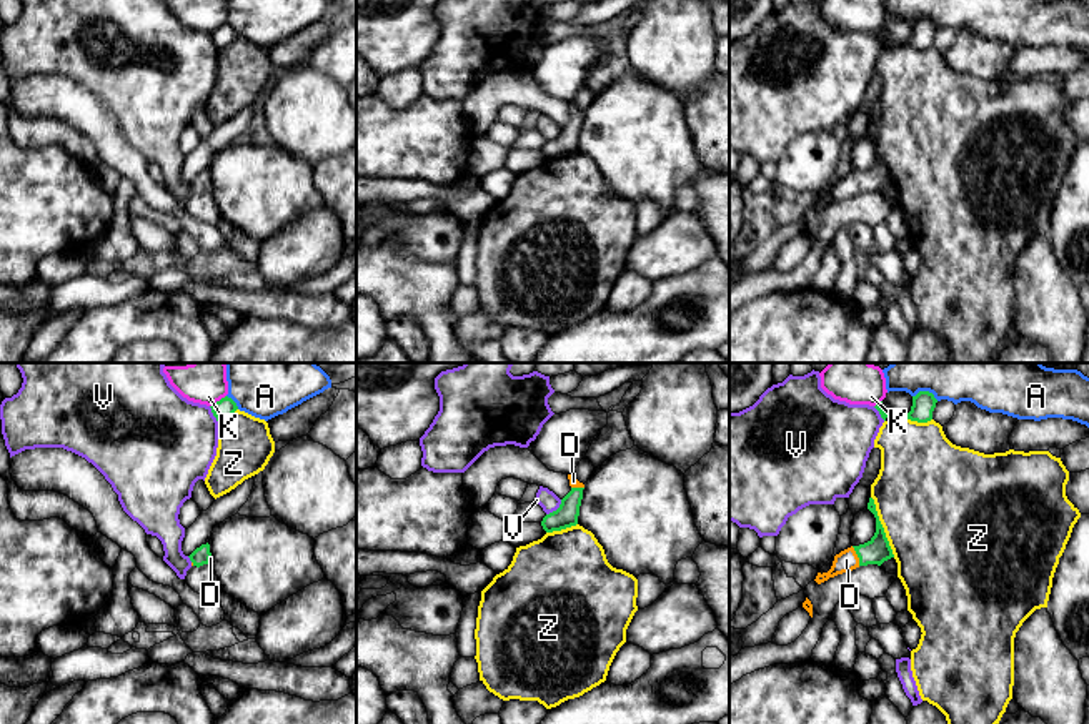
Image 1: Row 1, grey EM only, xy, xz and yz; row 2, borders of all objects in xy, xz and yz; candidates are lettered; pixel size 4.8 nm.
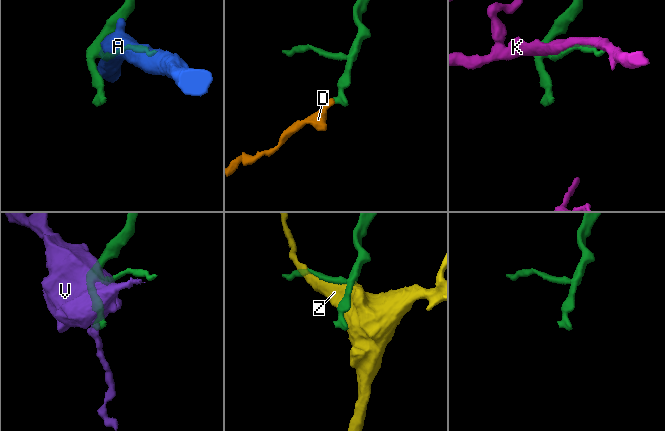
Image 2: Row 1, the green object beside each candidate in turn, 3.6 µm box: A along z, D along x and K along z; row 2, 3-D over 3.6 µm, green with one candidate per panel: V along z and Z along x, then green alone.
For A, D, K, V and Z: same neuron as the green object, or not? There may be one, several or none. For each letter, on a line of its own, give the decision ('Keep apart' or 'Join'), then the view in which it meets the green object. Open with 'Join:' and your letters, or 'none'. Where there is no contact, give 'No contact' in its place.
Join: D
A: Keep apart. Touches green in yz
D: Join. Touches green in yz
K: Keep apart. Touches green in xy
V: Keep apart. Touches green in xz
Z: Keep apart. Touches green in yz

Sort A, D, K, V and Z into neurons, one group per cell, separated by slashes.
A / D / K / V / Z

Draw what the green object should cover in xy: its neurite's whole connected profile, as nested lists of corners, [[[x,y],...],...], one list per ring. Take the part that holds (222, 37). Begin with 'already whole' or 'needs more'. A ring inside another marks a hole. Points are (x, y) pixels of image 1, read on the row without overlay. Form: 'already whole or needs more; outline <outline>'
already whole; outline [[[228,23],[221,25],[210,35],[218,50],[223,50],[238,37],[236,30]]]

